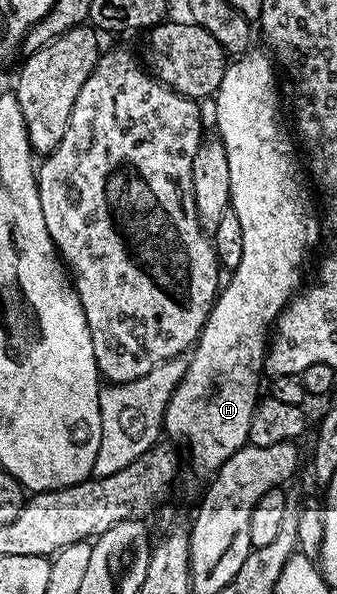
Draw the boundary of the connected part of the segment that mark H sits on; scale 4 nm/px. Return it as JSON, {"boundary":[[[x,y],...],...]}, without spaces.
{"boundary":[[[251,49],[227,62],[224,81],[220,81],[218,93],[213,96],[216,101],[213,126],[216,128],[216,135],[223,141],[224,152],[228,157],[231,178],[229,206],[236,217],[240,217],[240,226],[244,232],[244,253],[240,253],[240,265],[229,272],[230,280],[227,283],[225,280],[224,286],[219,290],[208,321],[192,348],[187,372],[166,407],[165,434],[183,435],[190,446],[191,457],[198,459],[200,466],[210,467],[209,469],[216,469],[221,463],[228,461],[232,453],[247,446],[252,413],[260,398],[258,374],[261,376],[264,371],[268,336],[286,304],[299,290],[298,282],[302,279],[302,271],[298,266],[309,253],[310,246],[317,241],[318,227],[320,231],[319,216],[318,219],[314,216],[314,207],[306,192],[308,179],[304,174],[303,164],[302,167],[298,164],[298,155],[294,152],[295,140],[282,124],[282,111],[278,108],[279,76],[276,74],[276,64],[265,50],[262,51]]]}

